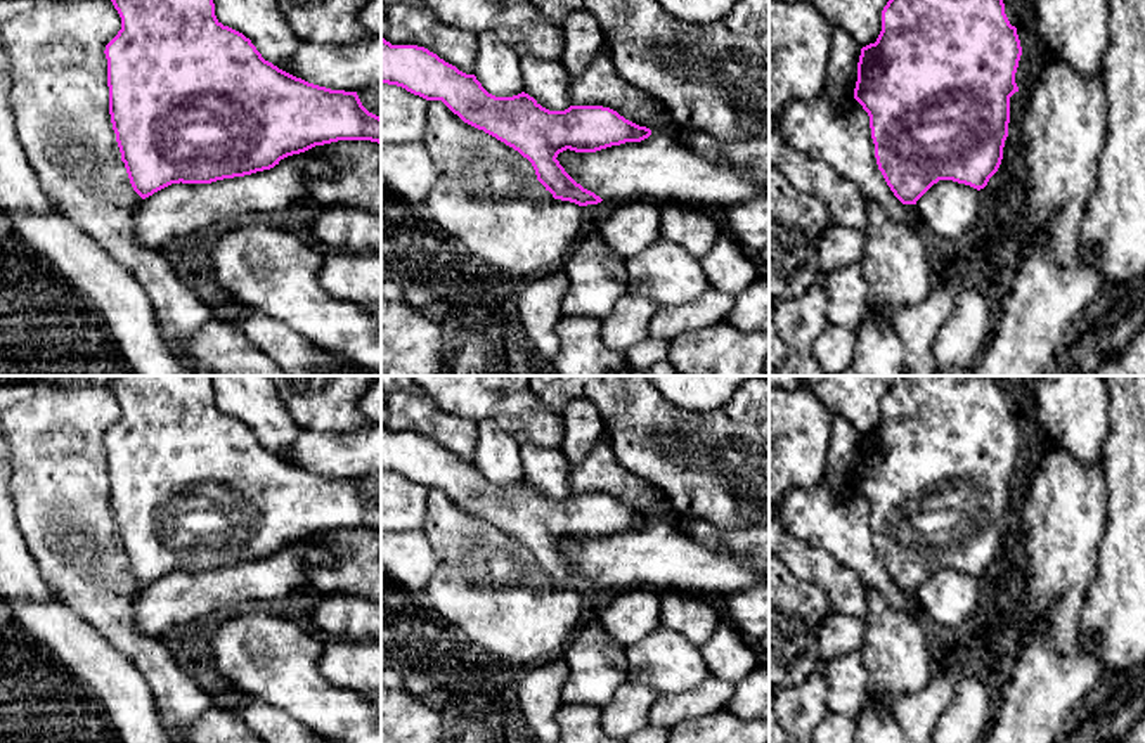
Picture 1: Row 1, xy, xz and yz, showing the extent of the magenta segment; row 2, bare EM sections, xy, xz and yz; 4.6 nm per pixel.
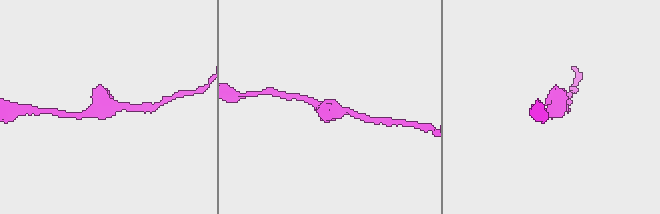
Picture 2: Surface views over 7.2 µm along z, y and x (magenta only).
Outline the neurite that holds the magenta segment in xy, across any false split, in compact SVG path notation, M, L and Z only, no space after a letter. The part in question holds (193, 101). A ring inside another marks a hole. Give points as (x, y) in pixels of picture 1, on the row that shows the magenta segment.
M111 0L121 17L121 29L106 45L107 59L107 87L109 87L109 114L116 142L125 163L133 191L142 197L171 184L211 184L223 178L244 177L256 171L270 170L281 159L305 152L315 145L338 140L371 140L381 144L381 118L369 113L357 92L331 90L296 78L272 62L265 61L256 47L243 33L223 26L215 16L213 0Z

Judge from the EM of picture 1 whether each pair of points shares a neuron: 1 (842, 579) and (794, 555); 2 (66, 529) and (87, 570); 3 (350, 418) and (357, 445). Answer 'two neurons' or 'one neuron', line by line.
1: one neuron
2: one neuron
3: two neurons

